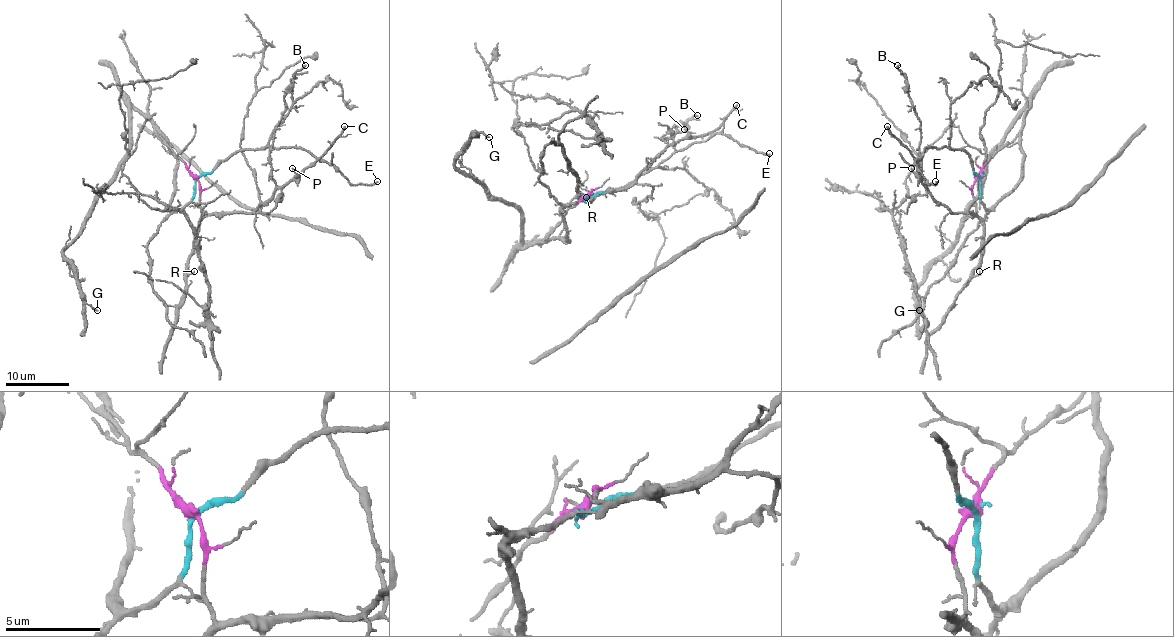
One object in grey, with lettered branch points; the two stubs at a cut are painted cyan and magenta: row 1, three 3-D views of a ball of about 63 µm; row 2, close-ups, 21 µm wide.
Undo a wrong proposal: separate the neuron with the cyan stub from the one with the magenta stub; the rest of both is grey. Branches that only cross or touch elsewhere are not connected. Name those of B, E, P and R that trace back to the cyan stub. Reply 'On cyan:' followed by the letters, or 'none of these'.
On cyan: E

